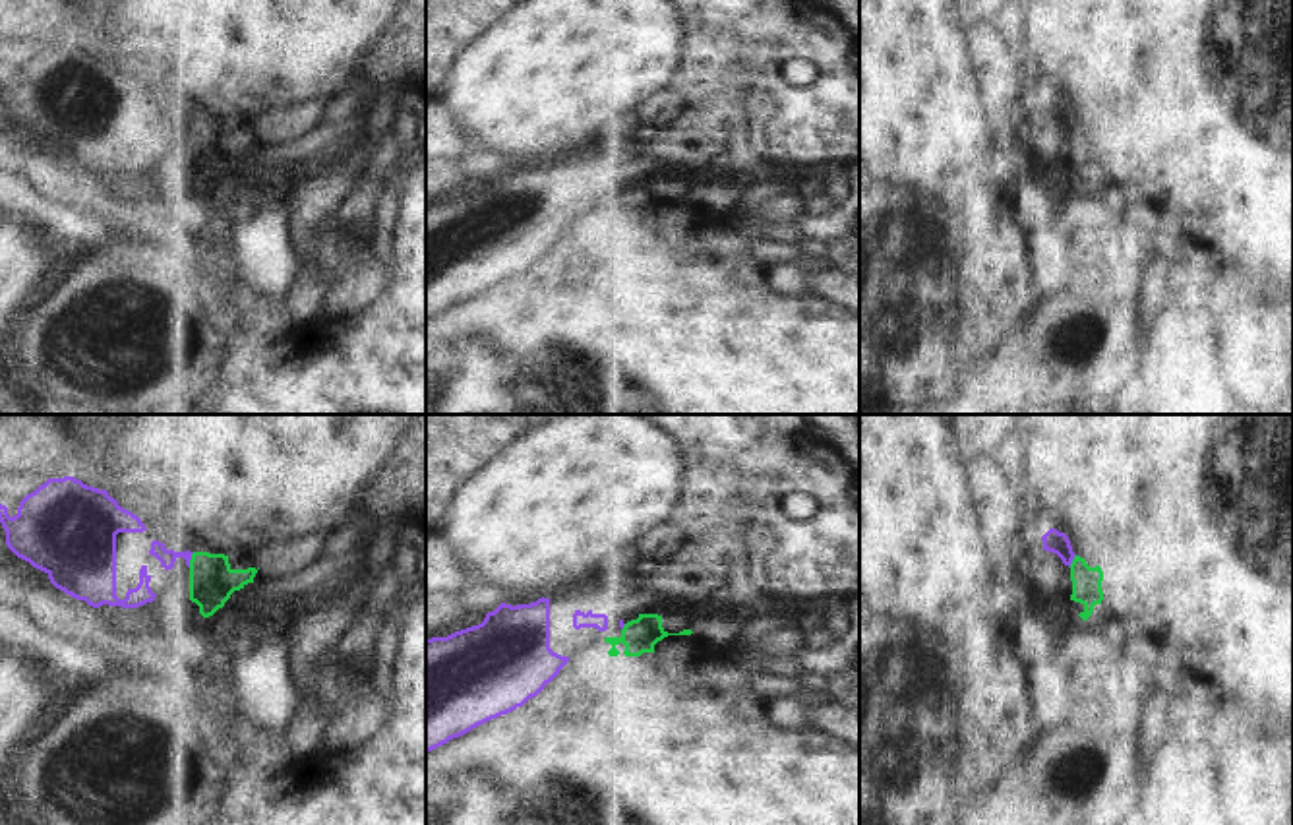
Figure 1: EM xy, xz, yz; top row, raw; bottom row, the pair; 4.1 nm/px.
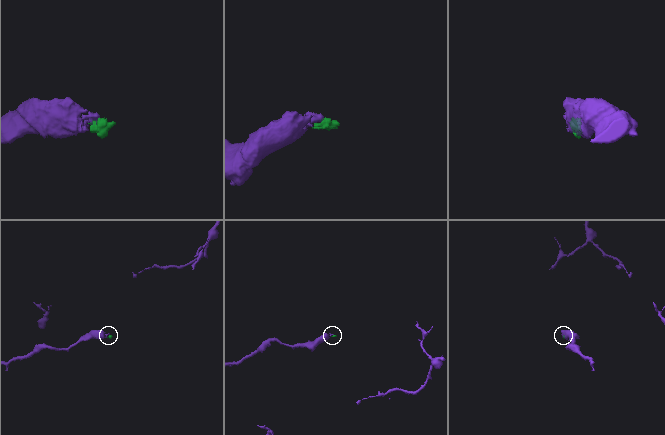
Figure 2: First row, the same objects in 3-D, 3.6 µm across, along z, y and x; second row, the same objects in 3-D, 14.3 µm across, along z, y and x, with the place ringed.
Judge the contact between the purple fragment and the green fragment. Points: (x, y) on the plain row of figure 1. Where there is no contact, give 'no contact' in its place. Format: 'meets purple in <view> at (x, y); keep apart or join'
meets purple in xy at (190, 124); join

